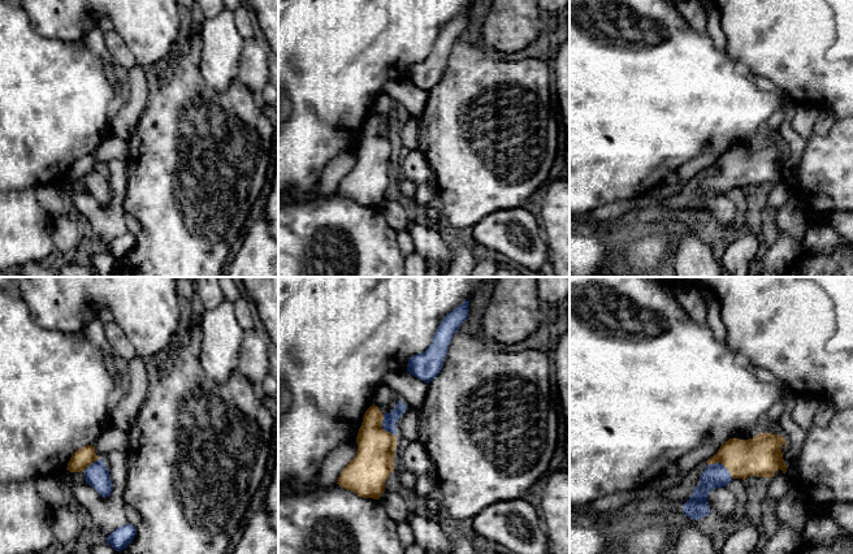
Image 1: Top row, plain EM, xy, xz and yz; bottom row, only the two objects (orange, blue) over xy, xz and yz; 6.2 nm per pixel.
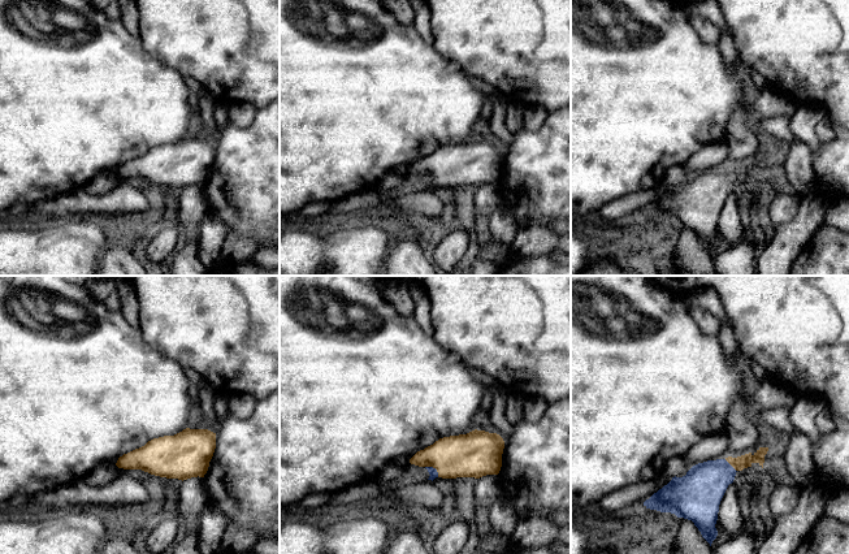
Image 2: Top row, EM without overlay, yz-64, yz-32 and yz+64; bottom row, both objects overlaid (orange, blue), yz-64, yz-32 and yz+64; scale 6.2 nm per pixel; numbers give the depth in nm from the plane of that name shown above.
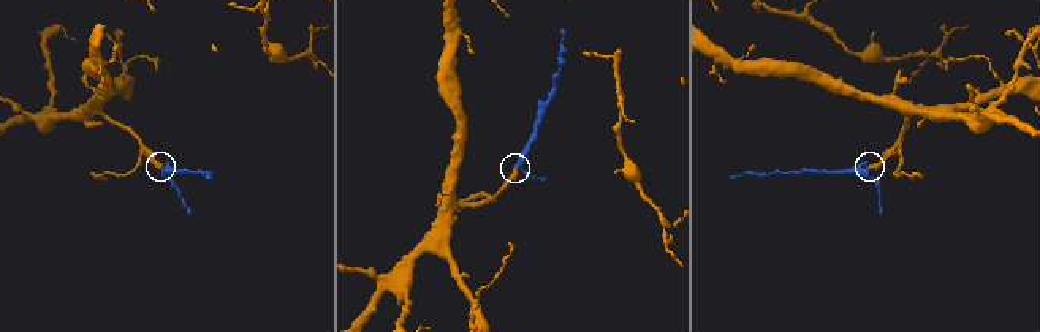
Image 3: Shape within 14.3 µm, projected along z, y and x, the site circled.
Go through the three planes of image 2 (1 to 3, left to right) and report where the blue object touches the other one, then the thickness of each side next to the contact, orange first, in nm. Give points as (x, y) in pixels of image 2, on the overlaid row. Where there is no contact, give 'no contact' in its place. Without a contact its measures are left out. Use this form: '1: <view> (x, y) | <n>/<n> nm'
1: no contact
2: yz-32 (434, 467) | 280/50 nm
3: yz+64 (731, 464) | 90/280 nm

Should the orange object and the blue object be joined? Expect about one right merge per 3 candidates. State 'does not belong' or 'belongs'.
belongs

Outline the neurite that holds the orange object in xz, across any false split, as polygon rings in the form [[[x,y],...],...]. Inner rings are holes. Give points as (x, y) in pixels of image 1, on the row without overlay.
[[[398,109],[395,117],[385,124],[374,113],[365,120],[356,146],[356,164],[341,181],[339,195],[363,207],[380,208],[394,179],[395,134],[407,117]]]

